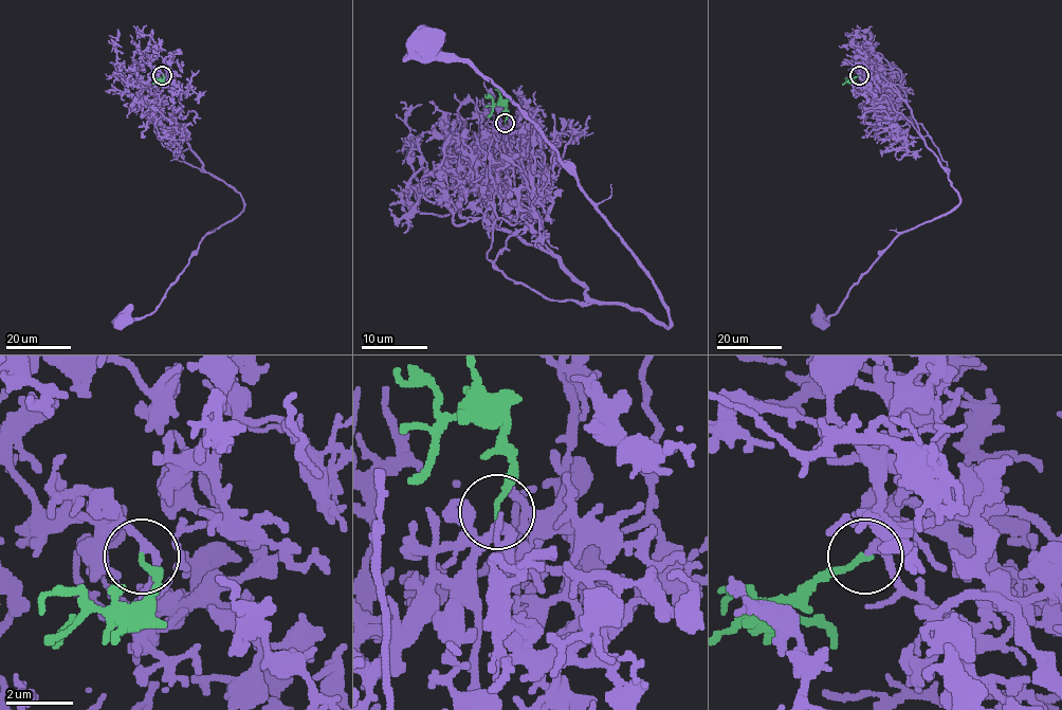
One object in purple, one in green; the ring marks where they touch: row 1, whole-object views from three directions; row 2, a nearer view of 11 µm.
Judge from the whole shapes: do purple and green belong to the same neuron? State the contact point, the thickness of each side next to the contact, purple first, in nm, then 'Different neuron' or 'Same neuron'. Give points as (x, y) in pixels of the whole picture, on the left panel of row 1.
Place: (162, 75). Thickness 200 nm (purple) against 160 nm. Same neuron

